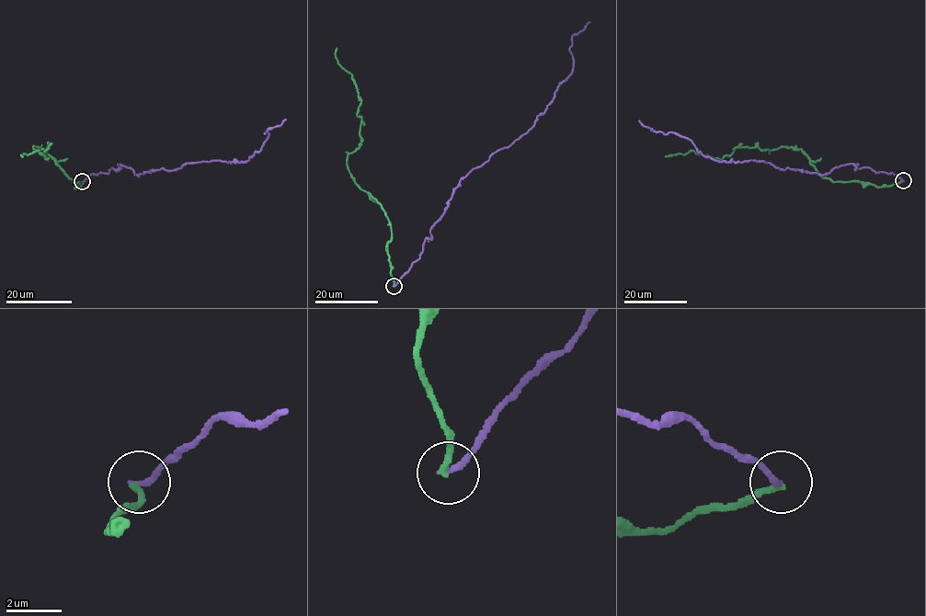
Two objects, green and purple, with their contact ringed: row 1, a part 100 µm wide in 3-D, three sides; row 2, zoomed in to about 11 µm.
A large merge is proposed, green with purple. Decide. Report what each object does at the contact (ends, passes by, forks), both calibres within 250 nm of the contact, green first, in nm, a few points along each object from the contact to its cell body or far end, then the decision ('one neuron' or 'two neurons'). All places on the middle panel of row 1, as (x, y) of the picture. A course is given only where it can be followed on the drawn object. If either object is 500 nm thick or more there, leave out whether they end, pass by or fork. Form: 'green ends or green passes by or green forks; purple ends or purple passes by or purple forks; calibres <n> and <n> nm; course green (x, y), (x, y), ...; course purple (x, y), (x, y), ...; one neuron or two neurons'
green ends; purple ends; calibres 240 and 200 nm; course green (394, 286), (387, 250), (391, 225), (348, 169), (348, 155), (361, 140), (360, 98), (338, 62), (337, 48); course purple (394, 286), (418, 258), (460, 180), (525, 134), (544, 111), (572, 74), (572, 37), (589, 22); two neurons

